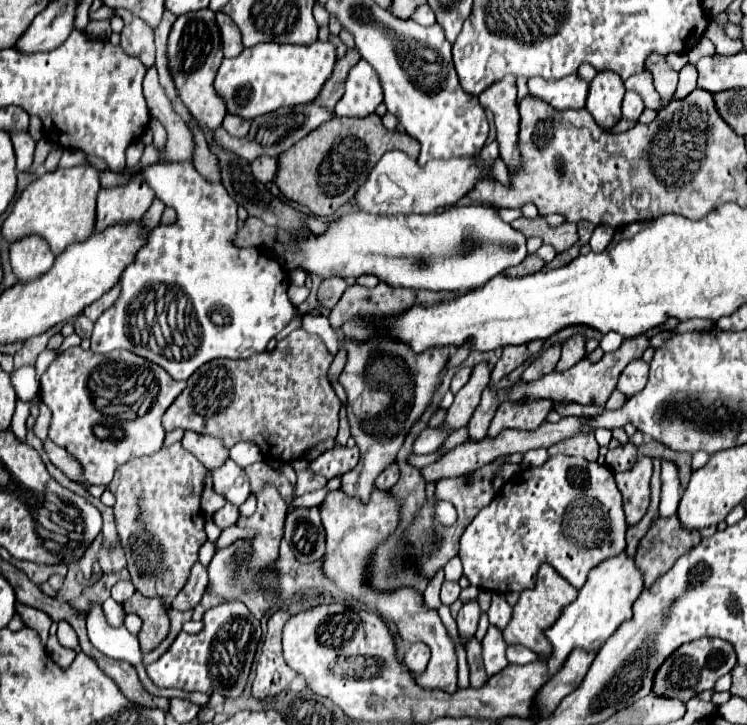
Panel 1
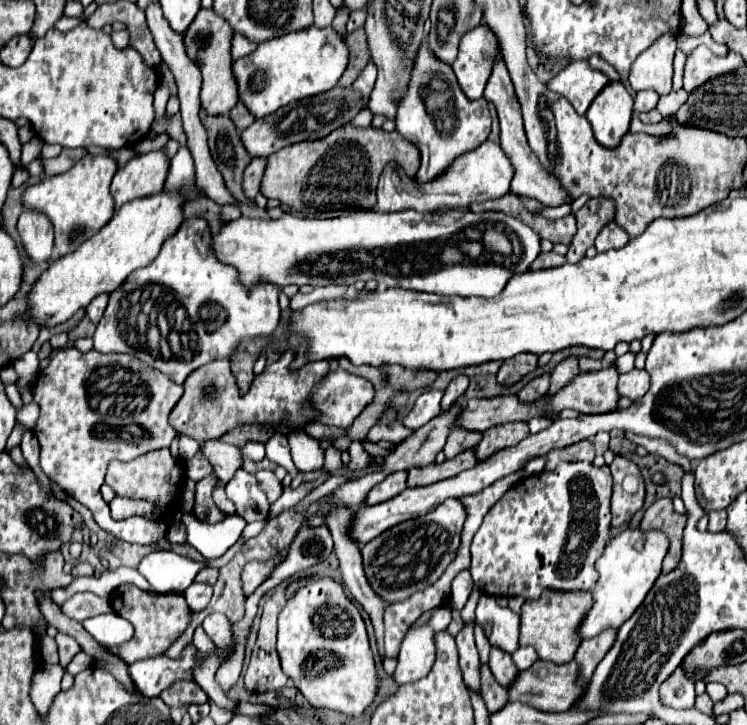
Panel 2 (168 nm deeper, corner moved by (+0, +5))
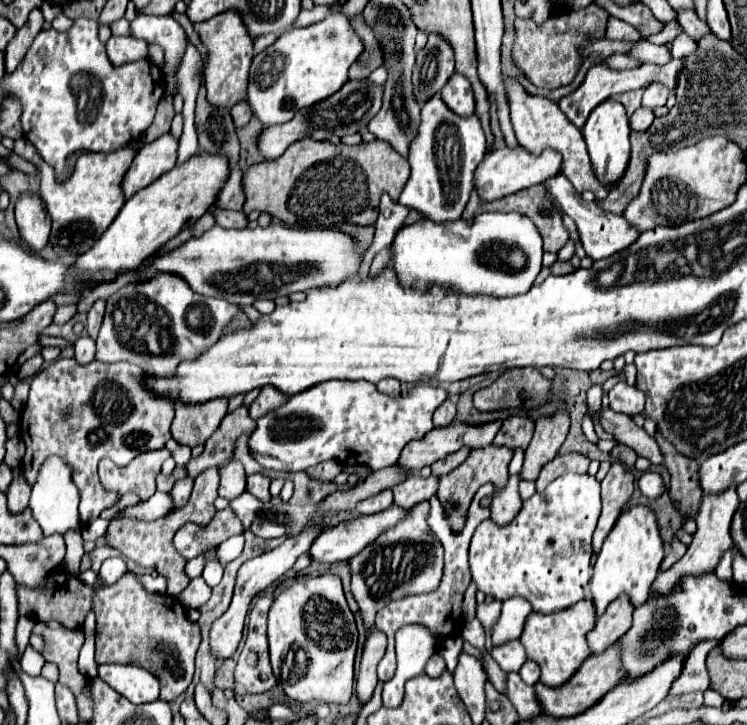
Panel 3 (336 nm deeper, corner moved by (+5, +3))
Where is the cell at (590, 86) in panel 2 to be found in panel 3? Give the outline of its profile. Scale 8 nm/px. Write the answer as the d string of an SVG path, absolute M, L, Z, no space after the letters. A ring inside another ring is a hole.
M674 59L674 61L670 61L670 63L662 65L662 67L660 67L660 65L644 63L642 67L638 67L638 69L630 69L630 71L618 71L618 69L610 69L610 67L604 65L604 63L598 63L598 65L590 67L590 71L588 71L584 83L582 83L582 85L572 93L572 95L564 97L564 99L558 103L558 107L562 109L562 113L570 119L570 123L572 123L574 127L582 129L584 123L586 123L586 119L588 119L588 115L592 113L592 109L598 107L602 101L610 99L612 95L642 89L642 87L646 87L646 85L652 83L652 81L664 83L666 87L674 89L674 87L676 87L676 79L678 79L678 71L682 69L682 63L684 63L682 59Z

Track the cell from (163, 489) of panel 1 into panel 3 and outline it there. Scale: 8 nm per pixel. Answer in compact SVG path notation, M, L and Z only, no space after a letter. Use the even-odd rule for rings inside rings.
M168 449L148 451L132 459L126 467L118 467L110 459L102 459L98 465L100 481L106 491L136 493L142 499L148 499L156 491L156 475L160 473L162 461L168 457Z

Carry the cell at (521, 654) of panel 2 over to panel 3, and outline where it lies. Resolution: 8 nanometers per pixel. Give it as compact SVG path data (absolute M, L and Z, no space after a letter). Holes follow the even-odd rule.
M526 661L520 669L520 677L526 685L536 685L540 681L540 667L534 661Z

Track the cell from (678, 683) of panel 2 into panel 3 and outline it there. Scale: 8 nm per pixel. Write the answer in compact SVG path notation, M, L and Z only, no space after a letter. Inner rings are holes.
M722 639L707 640L706 643L700 643L694 647L690 657L684 663L684 671L680 679L674 681L674 687L670 689L670 695L678 693L690 693L690 691L706 691L710 689L710 677L706 671L706 655L708 651L719 645Z

